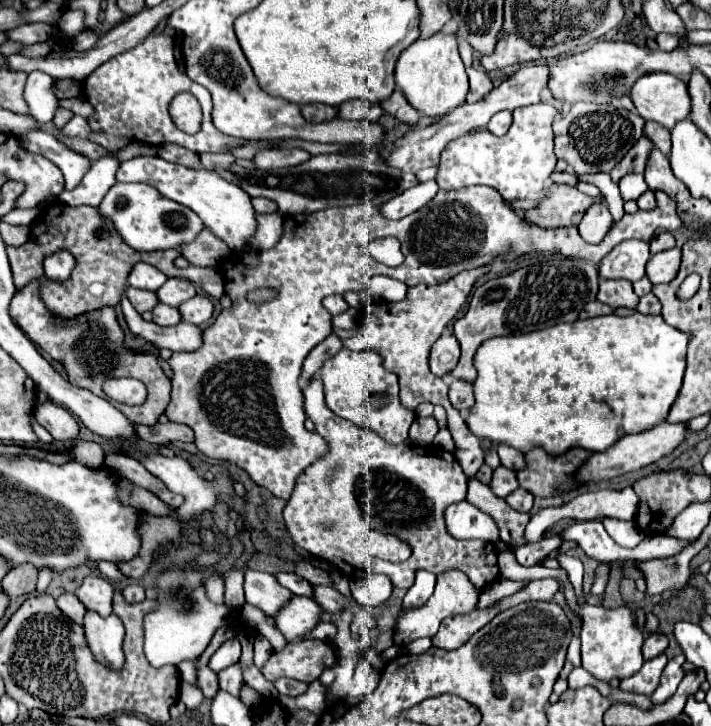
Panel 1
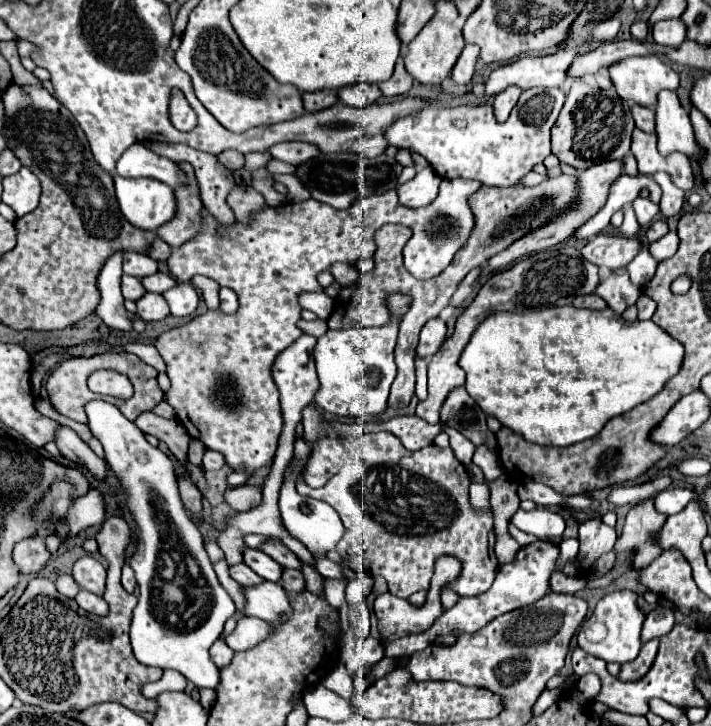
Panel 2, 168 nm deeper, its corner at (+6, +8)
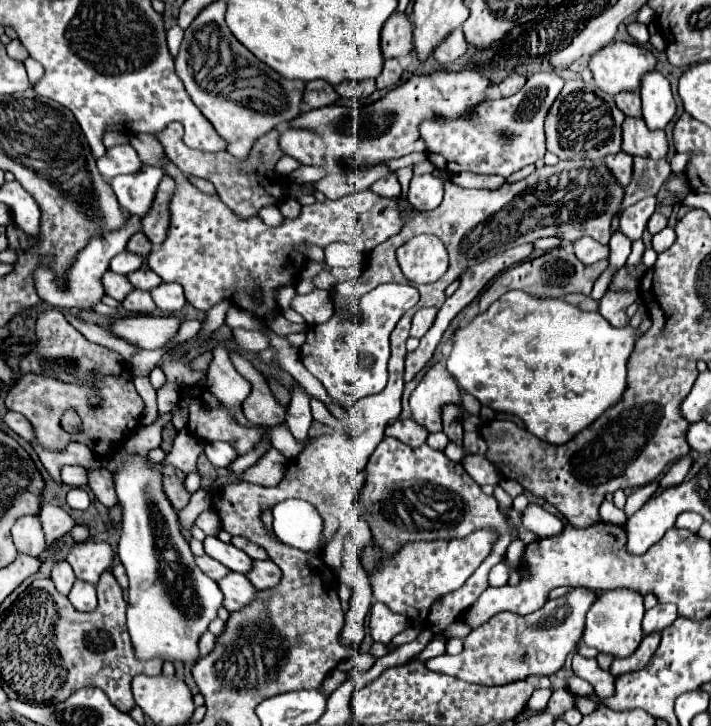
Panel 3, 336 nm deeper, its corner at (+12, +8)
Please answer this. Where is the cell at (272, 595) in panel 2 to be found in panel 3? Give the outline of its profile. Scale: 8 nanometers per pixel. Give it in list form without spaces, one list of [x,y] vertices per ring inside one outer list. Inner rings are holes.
[[[230,572],[228,576],[224,576],[218,582],[222,594],[224,594],[224,608],[228,612],[238,612],[244,606],[248,606],[250,602],[256,600],[258,588],[244,576],[244,574],[236,574]]]

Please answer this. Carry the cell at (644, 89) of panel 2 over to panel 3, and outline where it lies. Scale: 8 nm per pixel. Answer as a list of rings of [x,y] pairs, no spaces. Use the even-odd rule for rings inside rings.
[[[612,42],[590,58],[590,70],[596,86],[606,94],[638,92],[642,76],[656,70],[656,56],[630,42]]]

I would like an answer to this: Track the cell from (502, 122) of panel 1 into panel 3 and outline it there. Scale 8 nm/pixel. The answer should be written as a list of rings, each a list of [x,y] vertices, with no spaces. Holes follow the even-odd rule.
[[[510,74],[510,76],[506,76],[500,84],[498,84],[498,88],[500,88],[500,92],[502,92],[502,96],[504,98],[508,98],[508,96],[512,96],[512,94],[516,94],[522,86],[524,86],[524,82],[526,82],[526,78],[524,76],[518,76],[518,74]]]

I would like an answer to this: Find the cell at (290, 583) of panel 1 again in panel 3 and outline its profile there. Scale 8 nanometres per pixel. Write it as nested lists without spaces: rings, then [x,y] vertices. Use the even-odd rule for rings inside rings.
[[[208,536],[208,538],[204,540],[204,550],[206,550],[208,556],[212,556],[212,558],[218,560],[218,562],[222,562],[224,566],[228,566],[228,568],[234,570],[234,572],[248,574],[248,572],[252,570],[252,562],[254,562],[254,560],[252,560],[246,552],[238,550],[238,548],[232,546],[232,544],[224,544],[222,540],[218,540],[218,538],[214,538],[214,536]]]

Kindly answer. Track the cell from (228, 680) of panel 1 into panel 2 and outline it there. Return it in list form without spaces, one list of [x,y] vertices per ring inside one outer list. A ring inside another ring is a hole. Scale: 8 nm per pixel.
[[[218,638],[218,640],[212,644],[212,648],[210,648],[210,656],[212,656],[212,660],[214,660],[214,664],[216,664],[218,668],[224,668],[224,666],[230,664],[230,660],[232,660],[232,656],[234,656],[234,650],[232,650],[222,638]]]

